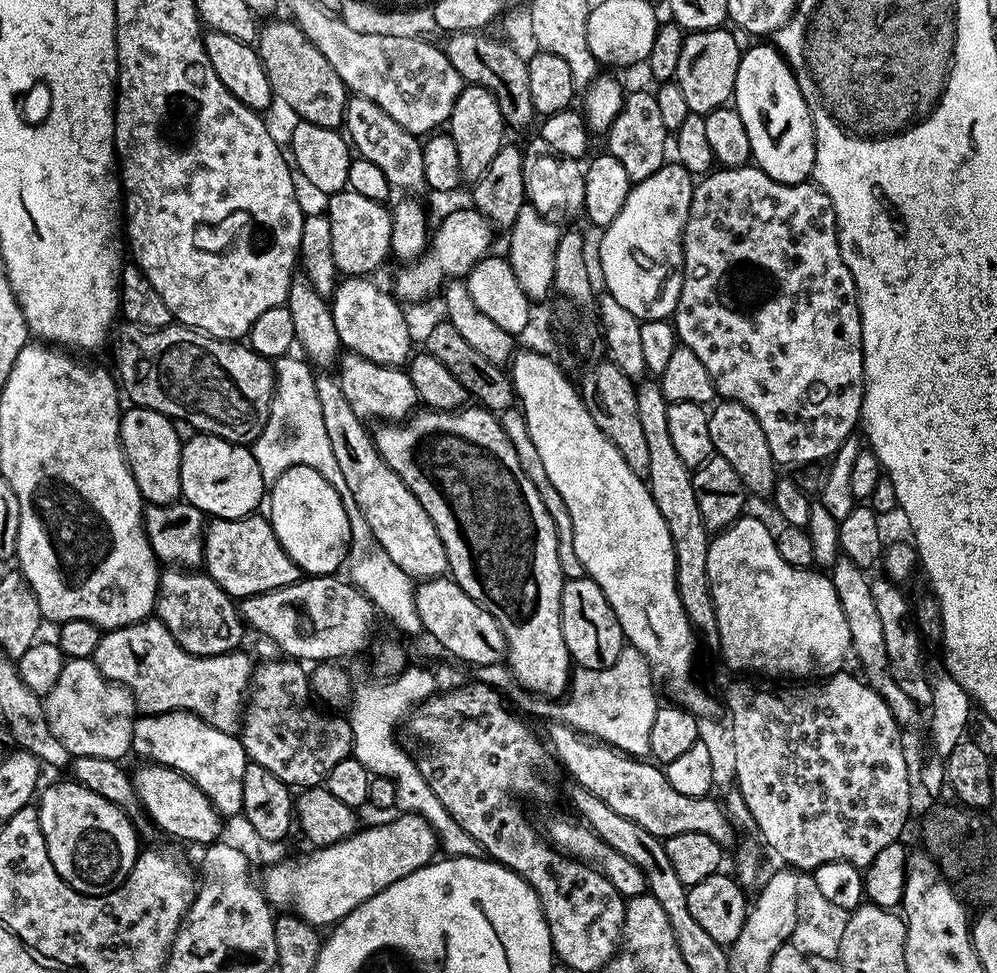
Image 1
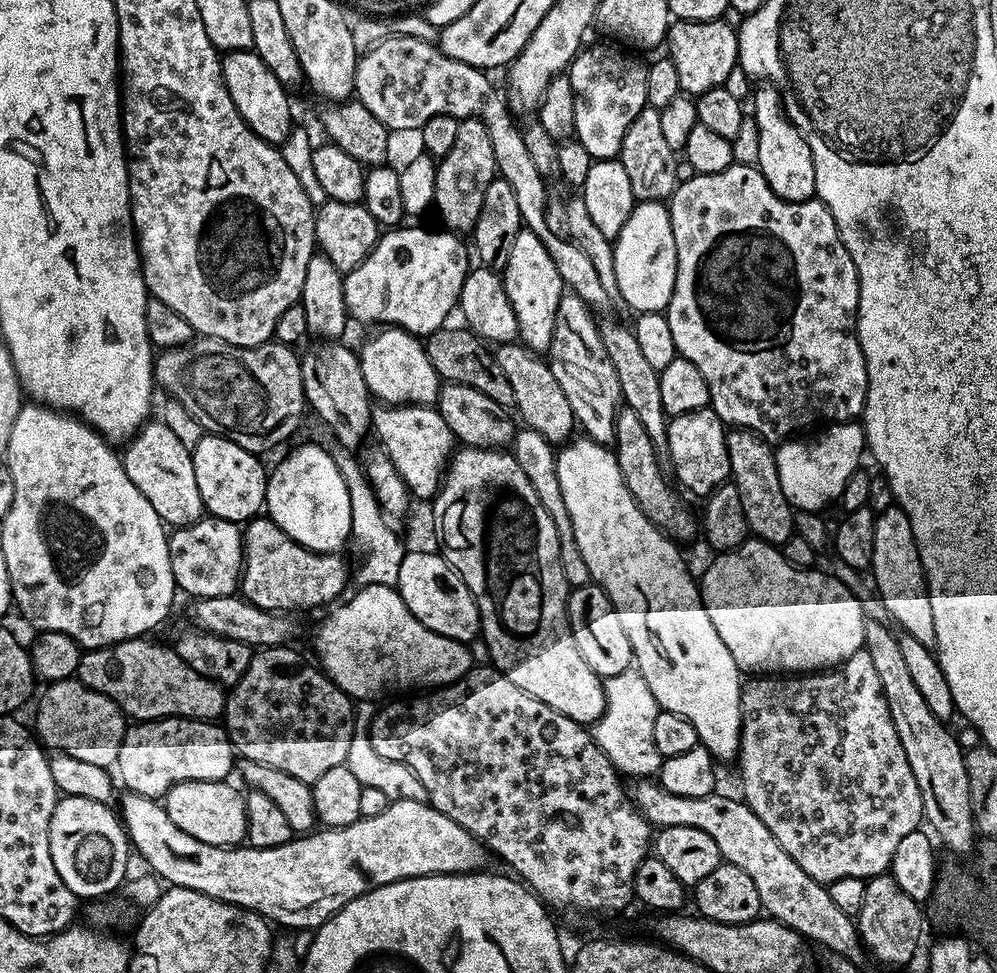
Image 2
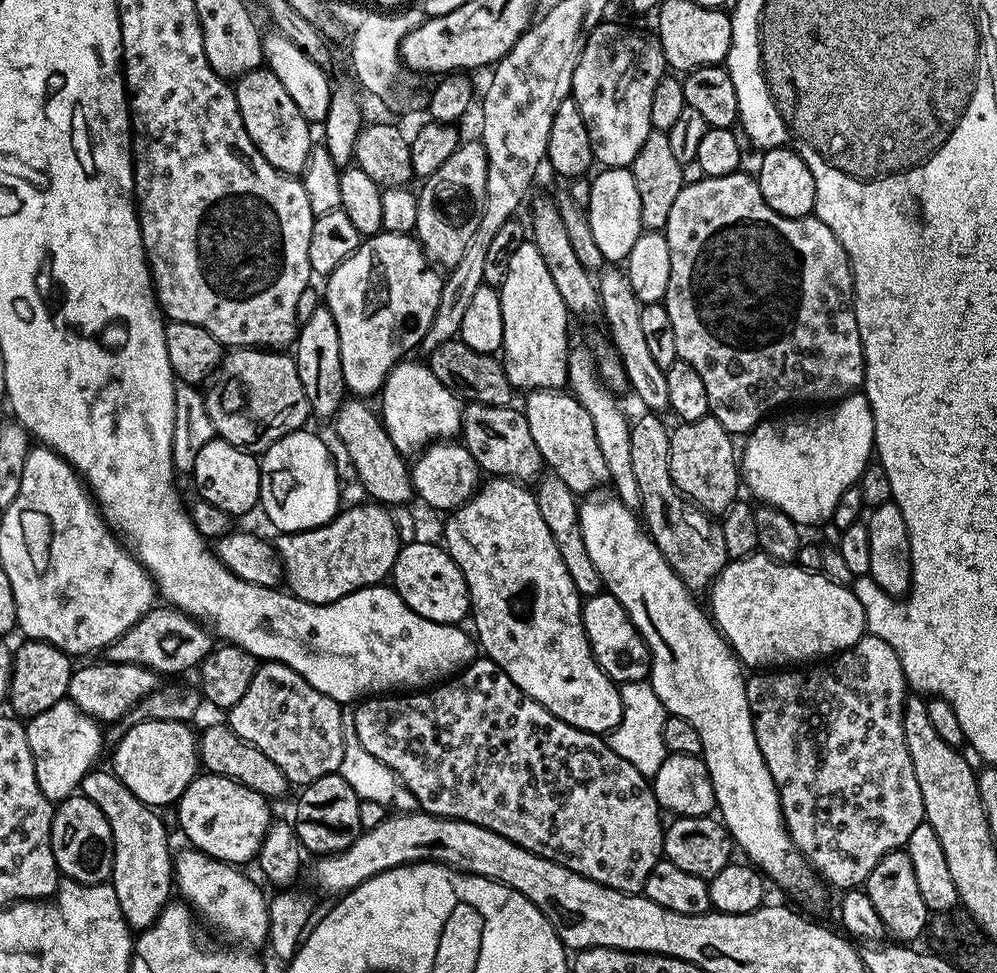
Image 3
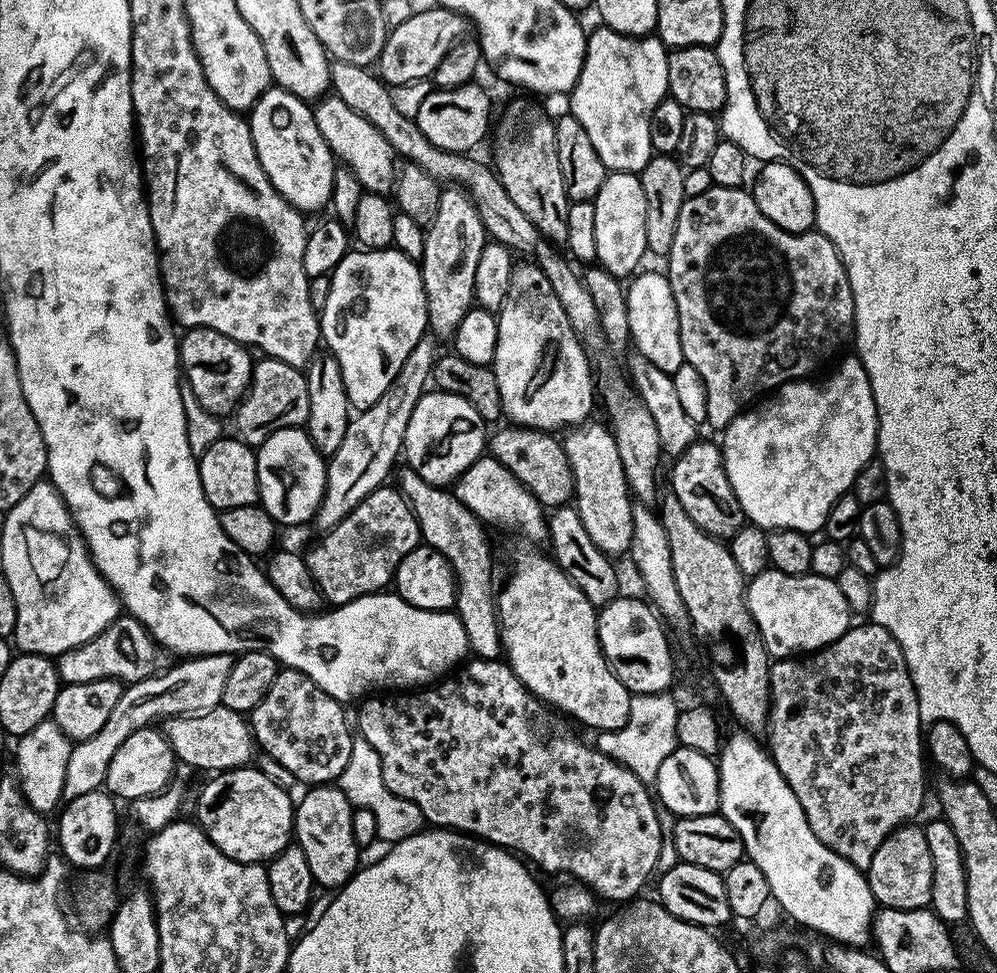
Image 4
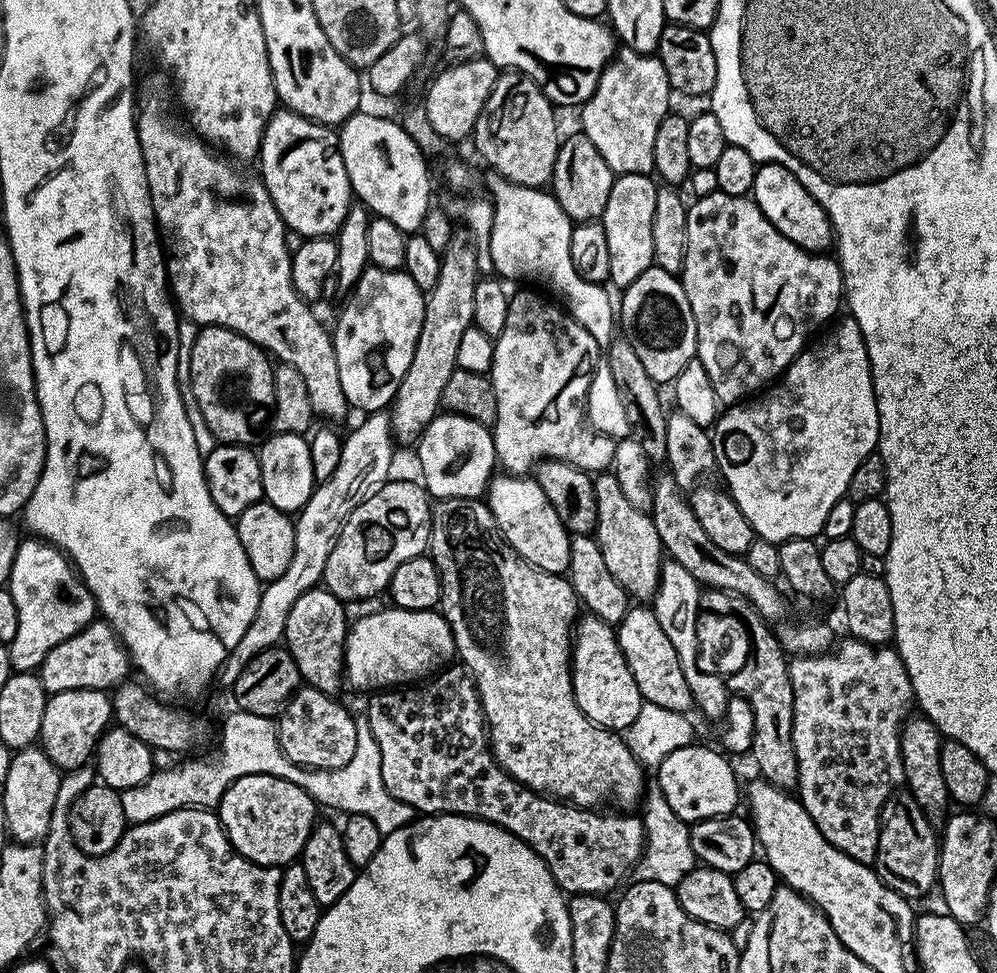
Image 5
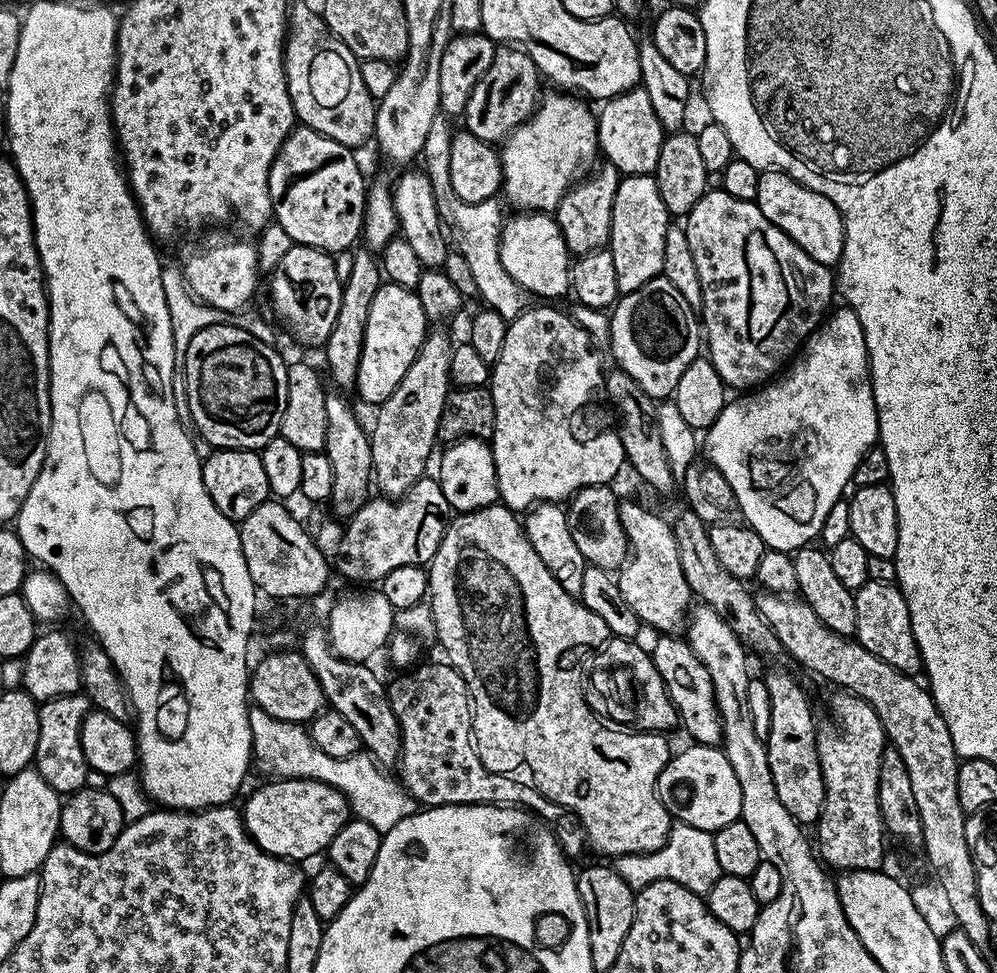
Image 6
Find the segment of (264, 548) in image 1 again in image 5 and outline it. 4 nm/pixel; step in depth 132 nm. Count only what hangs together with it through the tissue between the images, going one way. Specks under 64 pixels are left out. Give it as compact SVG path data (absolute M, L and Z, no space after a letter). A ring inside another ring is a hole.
M389 479L366 502L359 504L346 518L334 550L326 562L323 587L329 588L339 600L368 600L387 589L394 570L410 558L429 551L432 539L433 501L423 483Z

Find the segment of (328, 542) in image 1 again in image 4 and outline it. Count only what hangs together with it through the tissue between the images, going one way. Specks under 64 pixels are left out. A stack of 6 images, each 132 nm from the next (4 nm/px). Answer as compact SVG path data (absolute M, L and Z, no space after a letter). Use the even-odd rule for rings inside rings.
M283 428L257 447L260 504L273 521L282 526L311 521L324 496L327 465L320 452L310 442L305 429Z

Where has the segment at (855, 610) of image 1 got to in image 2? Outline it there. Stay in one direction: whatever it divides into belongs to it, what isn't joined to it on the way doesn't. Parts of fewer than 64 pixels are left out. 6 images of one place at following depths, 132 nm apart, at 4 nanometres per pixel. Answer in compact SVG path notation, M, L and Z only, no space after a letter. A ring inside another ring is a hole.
M880 618L866 620L863 651L870 654L874 670L878 670L878 682L882 682L882 694L890 706L894 730L898 730L898 742L902 742L902 750L906 750L906 762L910 762L910 770L914 770L914 778L922 794L924 820L935 839L939 843L941 840L952 851L949 853L971 853L978 843L978 833L970 806L970 778L966 778L965 749L960 748L955 734L948 729L949 725L930 714L930 706L926 706L918 686L914 686L914 678L910 678L897 633L892 633L887 626Z

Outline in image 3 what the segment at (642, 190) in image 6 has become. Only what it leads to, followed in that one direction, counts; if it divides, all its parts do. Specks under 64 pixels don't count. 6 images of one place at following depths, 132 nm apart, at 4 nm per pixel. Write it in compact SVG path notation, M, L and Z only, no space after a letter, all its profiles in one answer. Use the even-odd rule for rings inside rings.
M631 167L604 168L598 172L591 177L592 189L586 205L590 231L594 233L594 242L598 250L602 250L605 261L624 262L630 250L634 250L634 242L638 242L642 231L642 202L638 198L638 186L634 186Z

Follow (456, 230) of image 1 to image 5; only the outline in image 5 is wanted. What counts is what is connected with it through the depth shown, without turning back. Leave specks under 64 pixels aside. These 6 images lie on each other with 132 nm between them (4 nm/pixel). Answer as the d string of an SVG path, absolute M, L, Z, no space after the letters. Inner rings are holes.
M368 267L356 287L347 293L348 301L336 320L336 328L331 329L334 350L338 358L338 378L342 378L342 394L346 394L353 409L361 408L361 413L371 414L387 409L396 399L396 391L410 370L410 358L414 358L414 346L418 346L418 334L422 330L425 293L401 270L382 270Z

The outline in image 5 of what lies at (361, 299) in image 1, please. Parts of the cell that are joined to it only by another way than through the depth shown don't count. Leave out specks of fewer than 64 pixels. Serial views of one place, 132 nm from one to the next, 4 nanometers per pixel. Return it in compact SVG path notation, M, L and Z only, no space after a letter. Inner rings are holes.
M436 415L420 435L414 451L420 459L420 472L424 475L422 483L428 489L429 497L436 500L474 500L483 497L498 464L491 431L465 416Z

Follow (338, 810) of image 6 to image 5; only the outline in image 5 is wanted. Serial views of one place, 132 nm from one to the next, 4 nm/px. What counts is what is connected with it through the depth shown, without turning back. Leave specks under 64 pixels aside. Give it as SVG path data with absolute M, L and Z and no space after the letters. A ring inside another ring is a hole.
M250 774L246 778L238 778L238 782L222 794L218 805L220 825L228 835L233 850L250 862L269 866L287 866L299 861L306 838L310 838L318 823L316 812L316 801L302 790L302 786L294 786L294 782L286 782L270 774Z

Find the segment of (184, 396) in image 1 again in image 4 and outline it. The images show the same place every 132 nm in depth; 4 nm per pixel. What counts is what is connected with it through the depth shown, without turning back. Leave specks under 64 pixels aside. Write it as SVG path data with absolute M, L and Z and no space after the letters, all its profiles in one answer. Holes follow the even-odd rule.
M260 358L255 361L248 393L234 413L235 435L249 446L259 446L275 431L307 425L309 414L310 390L306 390L304 372L281 360Z

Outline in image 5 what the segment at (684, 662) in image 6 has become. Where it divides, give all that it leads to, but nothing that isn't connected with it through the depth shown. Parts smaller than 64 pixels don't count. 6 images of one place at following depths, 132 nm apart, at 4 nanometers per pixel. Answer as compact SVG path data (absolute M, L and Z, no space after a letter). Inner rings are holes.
M648 606L629 607L615 633L618 646L626 658L626 664L630 666L630 672L634 674L634 682L638 682L640 696L645 702L666 710L687 713L688 707L691 709L694 704L690 686L686 686L686 674L682 674L682 666L678 662L678 654L674 654L670 638L666 638L662 626L658 626L655 611Z

